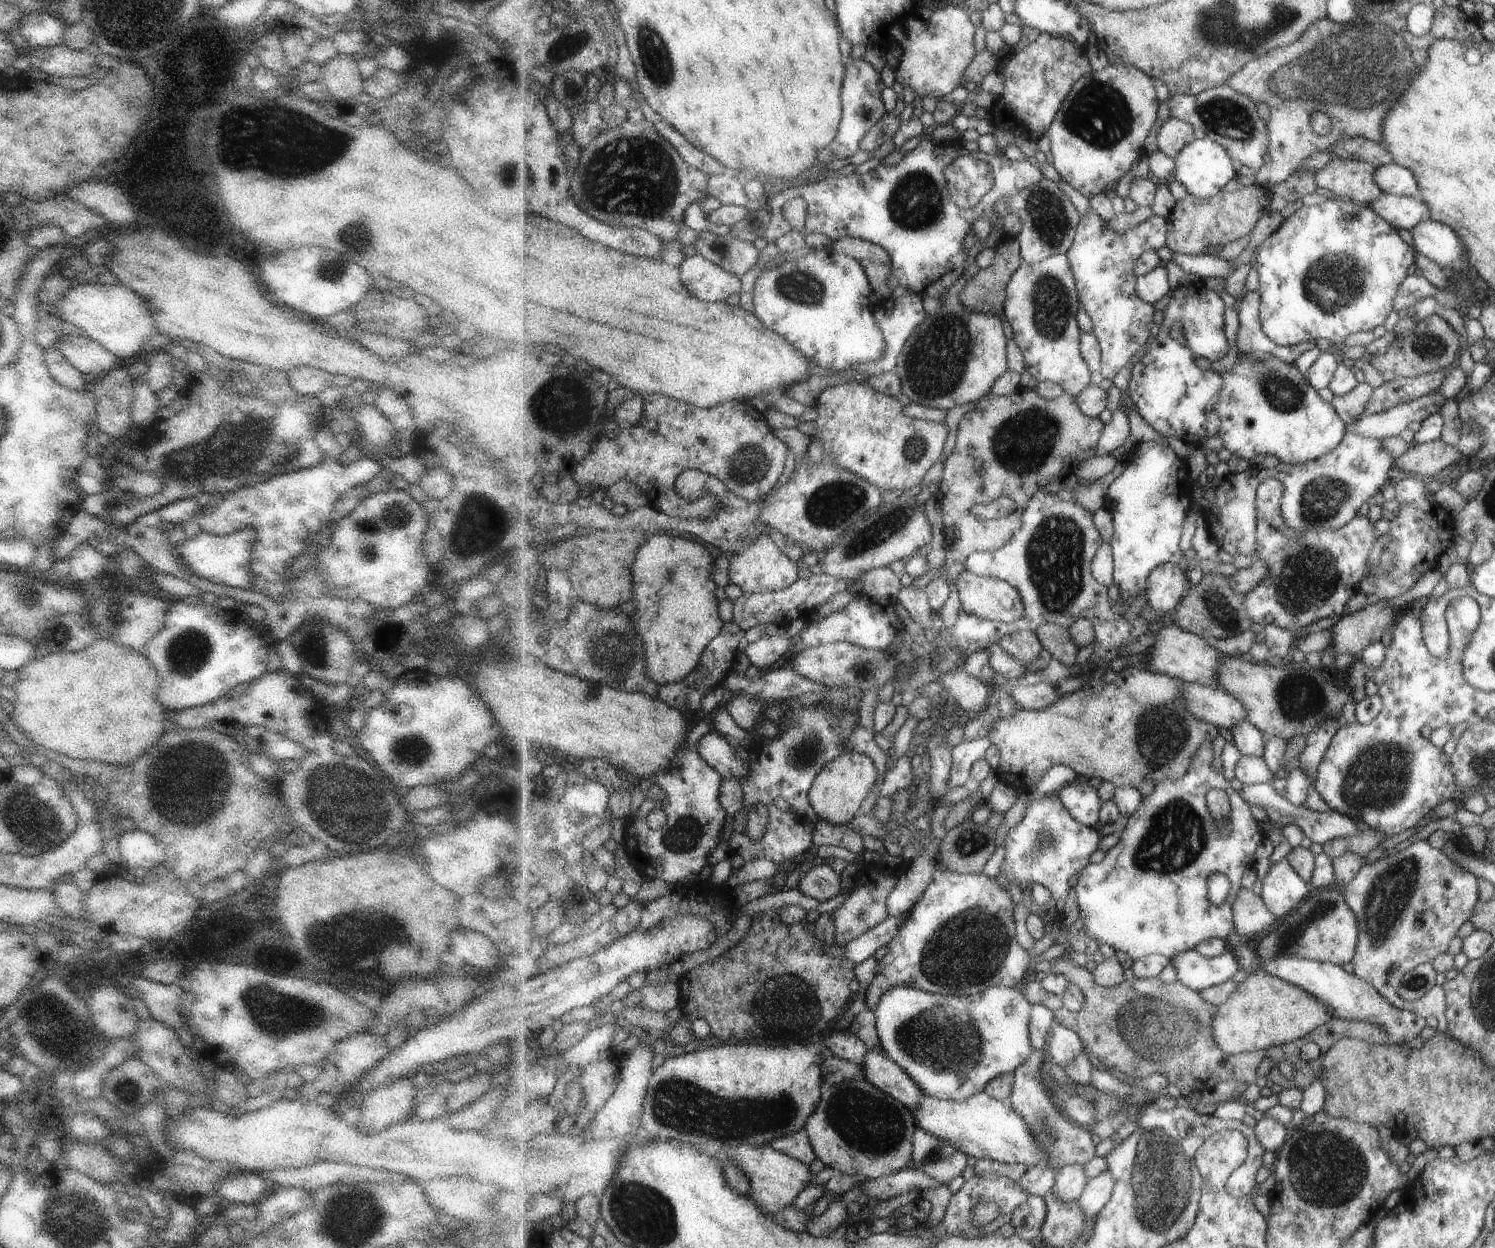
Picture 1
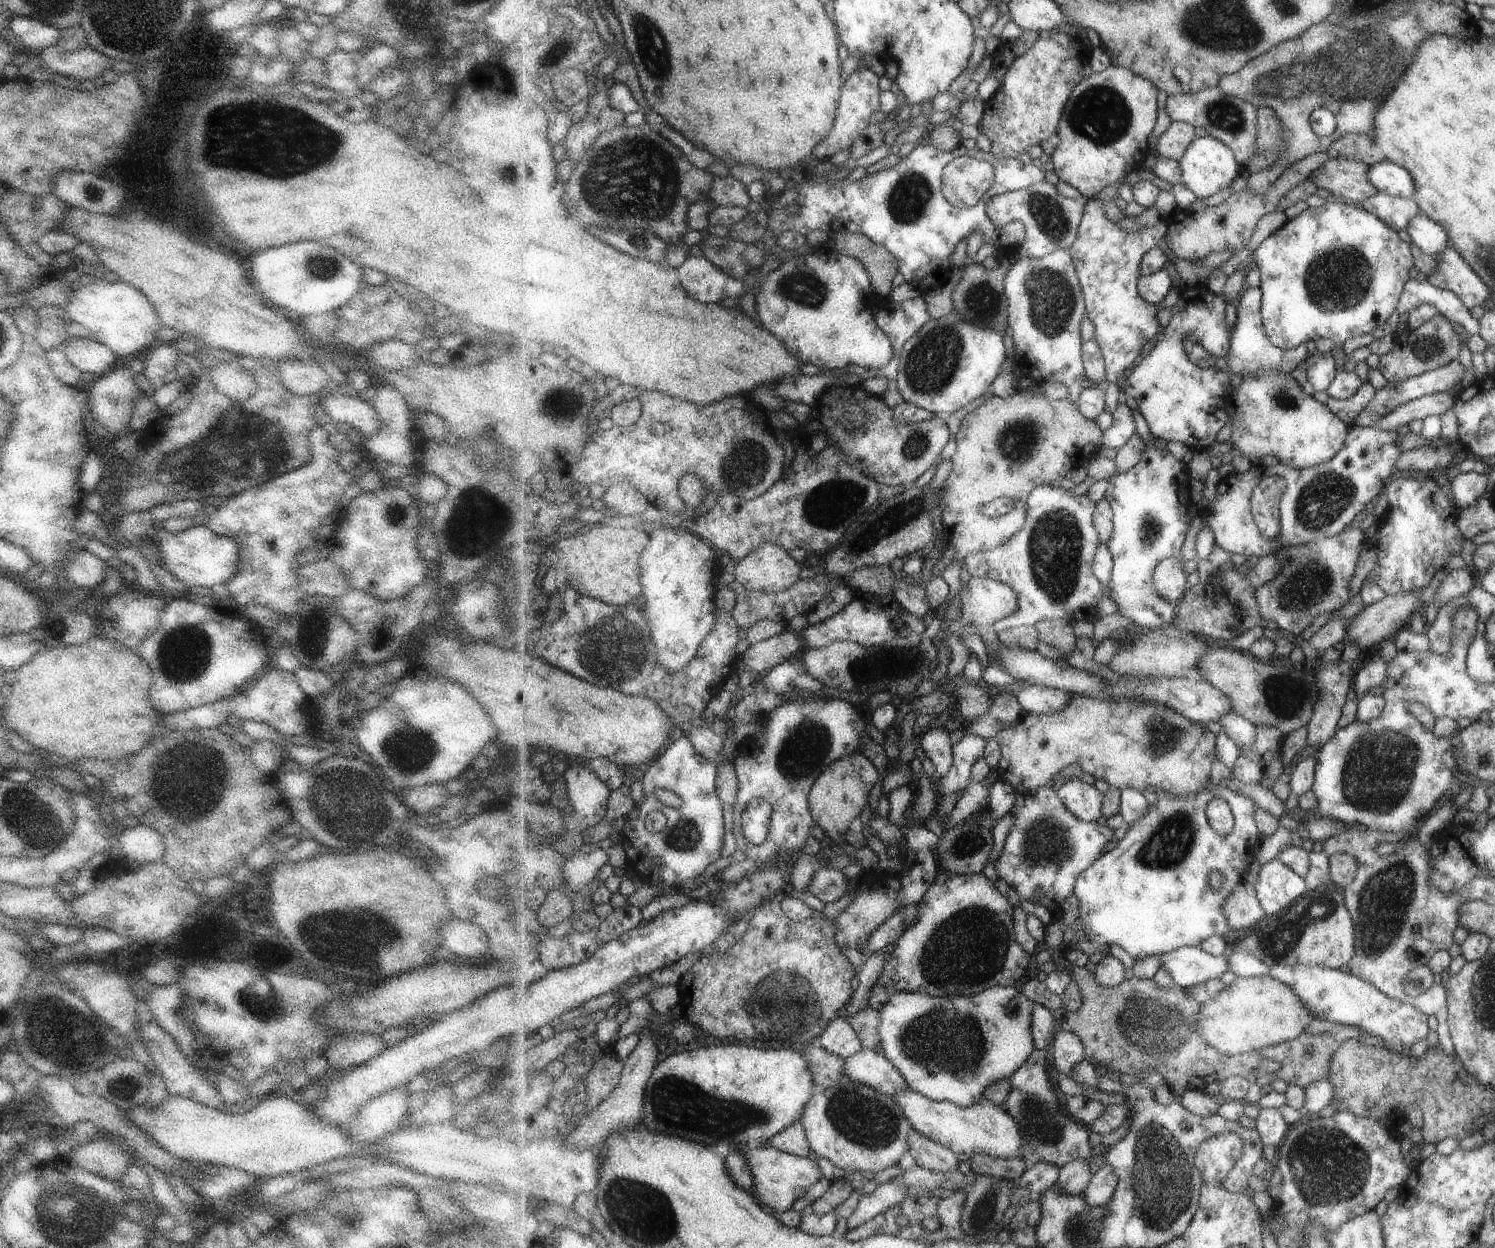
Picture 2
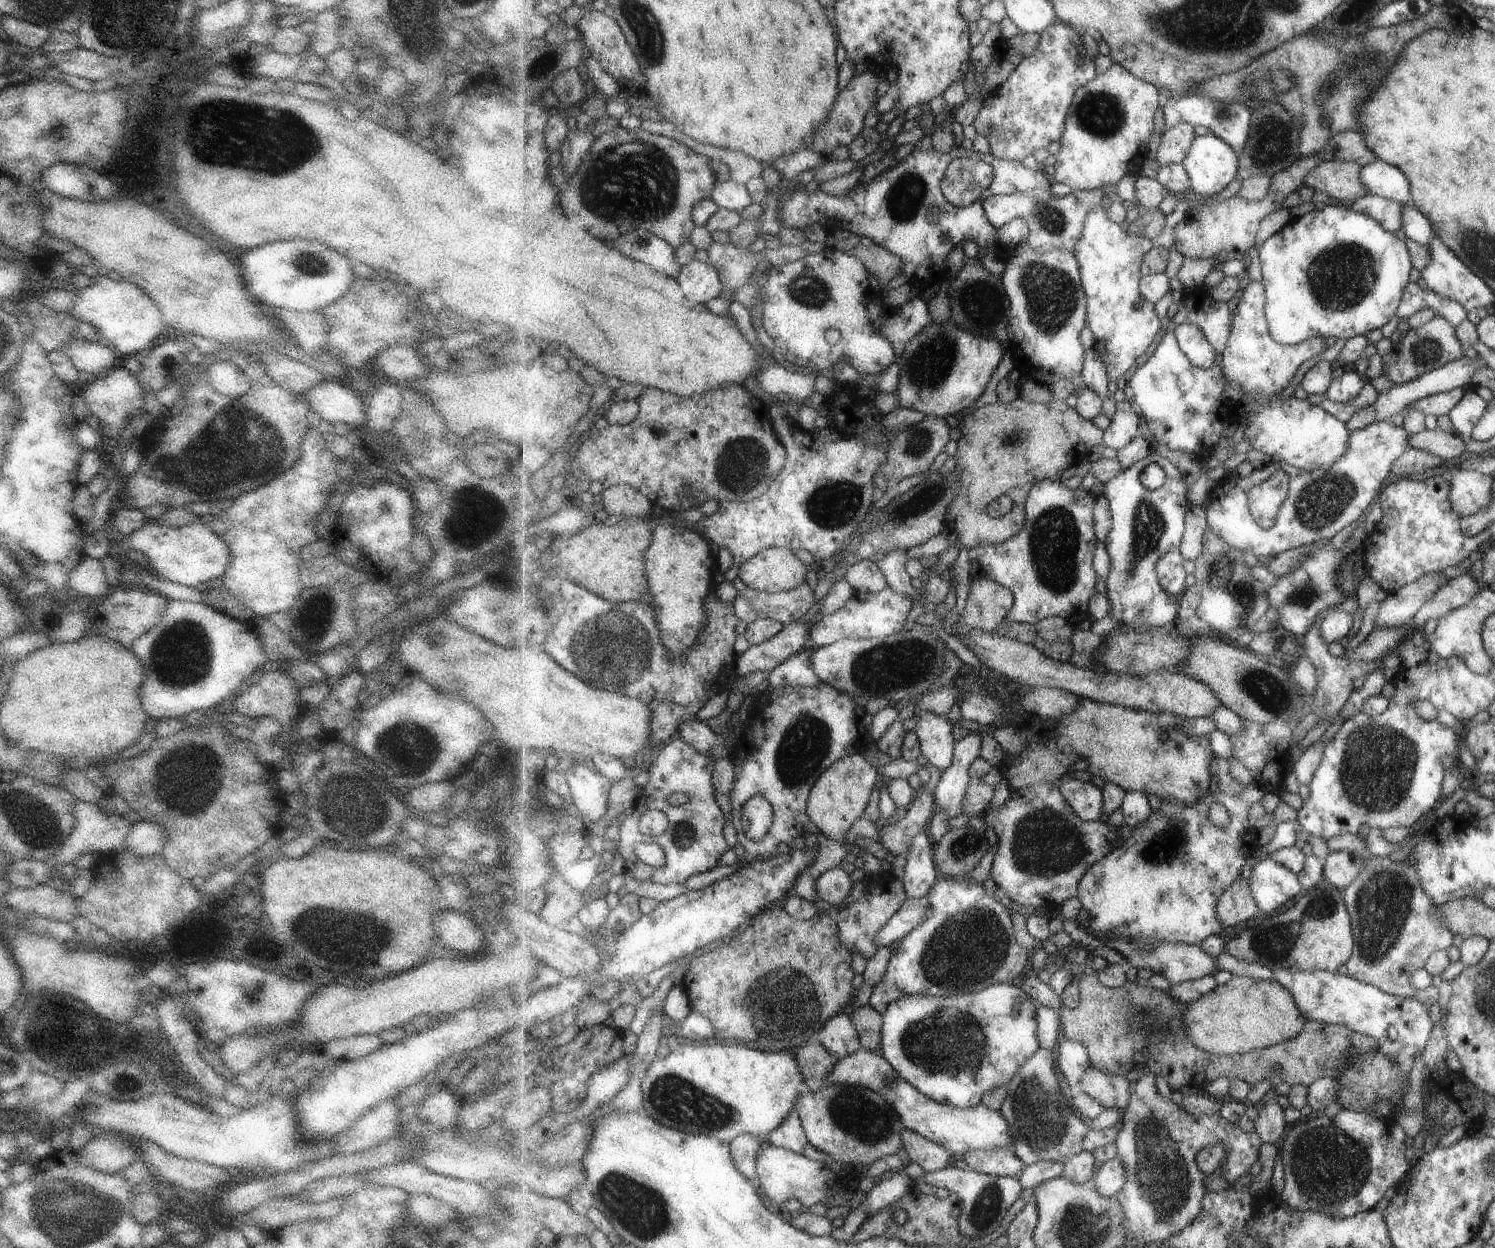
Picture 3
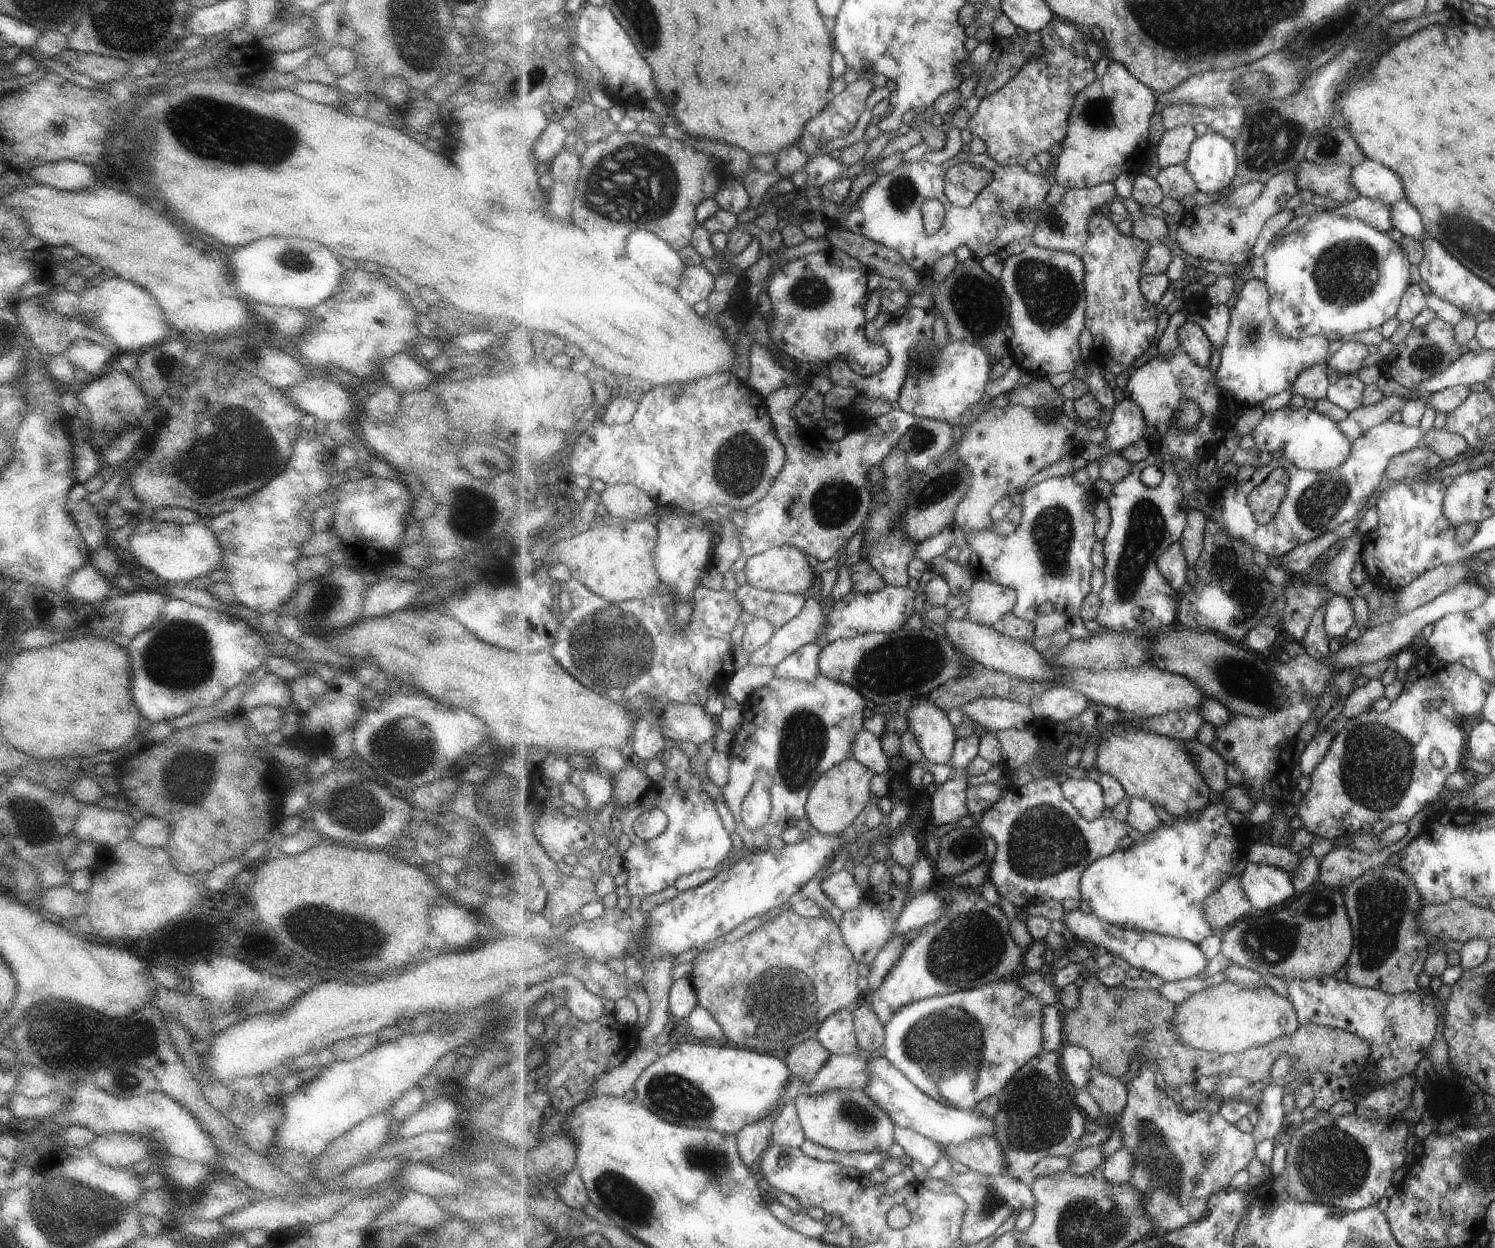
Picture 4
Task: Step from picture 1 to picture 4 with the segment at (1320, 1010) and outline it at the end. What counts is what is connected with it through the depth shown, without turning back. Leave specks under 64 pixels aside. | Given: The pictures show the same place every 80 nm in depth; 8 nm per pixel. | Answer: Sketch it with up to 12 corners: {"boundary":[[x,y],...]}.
{"boundary":[[1224,980],[1176,1005],[1181,1043],[1258,1047],[1300,1026],[1272,988]]}

